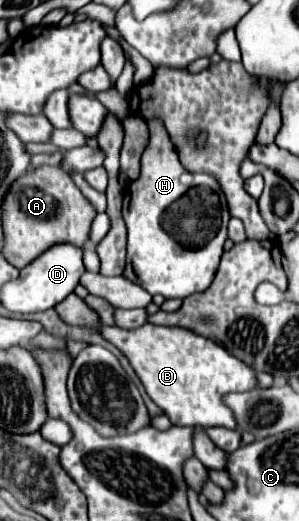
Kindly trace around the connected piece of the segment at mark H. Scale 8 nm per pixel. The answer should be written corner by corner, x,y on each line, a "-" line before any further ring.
159,123
147,125
151,127
151,143
141,157
141,175
137,181
129,183
123,193
121,213
127,227
127,267
123,277
141,285
151,295
159,293
165,299
185,299
211,285
219,267
231,215
227,209
203,211
203,231
185,231
187,215
183,213
195,211
195,193
211,197
199,199
199,207
215,207
215,181
205,175
199,179
205,181
205,185
197,185
195,191
195,175
181,167
165,127
159,127

